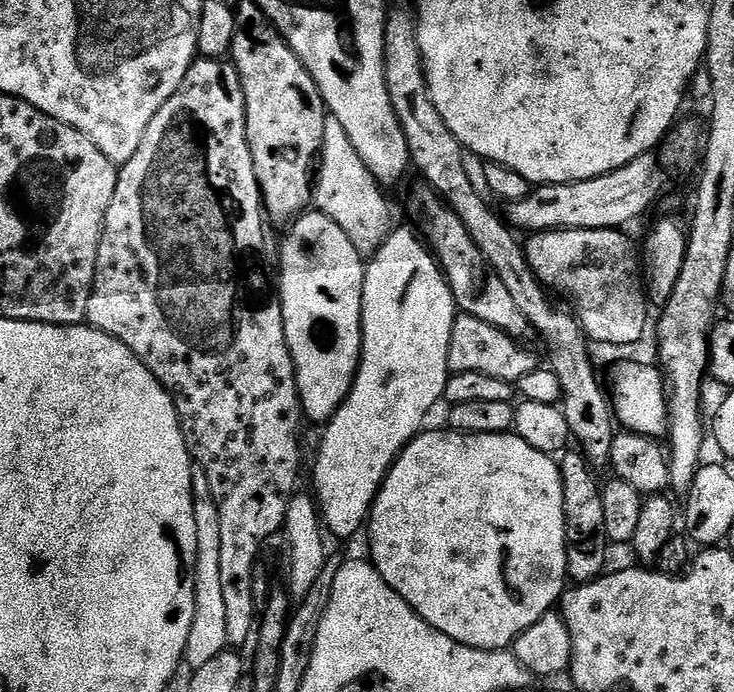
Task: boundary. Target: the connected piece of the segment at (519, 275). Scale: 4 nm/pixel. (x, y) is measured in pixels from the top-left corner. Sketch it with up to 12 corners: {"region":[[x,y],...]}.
{"region":[[413,9],[384,21],[384,73],[411,167],[470,230],[552,350],[571,439],[607,469],[618,428],[590,341],[470,182],[432,101]]}

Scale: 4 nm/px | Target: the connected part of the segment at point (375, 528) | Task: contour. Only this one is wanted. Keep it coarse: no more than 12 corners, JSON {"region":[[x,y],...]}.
{"region":[[421,431],[370,562],[458,644],[504,650],[569,583],[559,463]]}

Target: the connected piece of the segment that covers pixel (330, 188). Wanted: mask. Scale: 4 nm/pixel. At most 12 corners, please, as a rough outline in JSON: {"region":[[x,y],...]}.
{"region":[[325,119],[314,204],[365,258],[390,235],[385,189]]}

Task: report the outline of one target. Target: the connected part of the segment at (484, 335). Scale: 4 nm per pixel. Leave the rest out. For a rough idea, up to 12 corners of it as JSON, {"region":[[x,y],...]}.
{"region":[[457,315],[453,373],[515,385],[538,367],[521,341]]}

